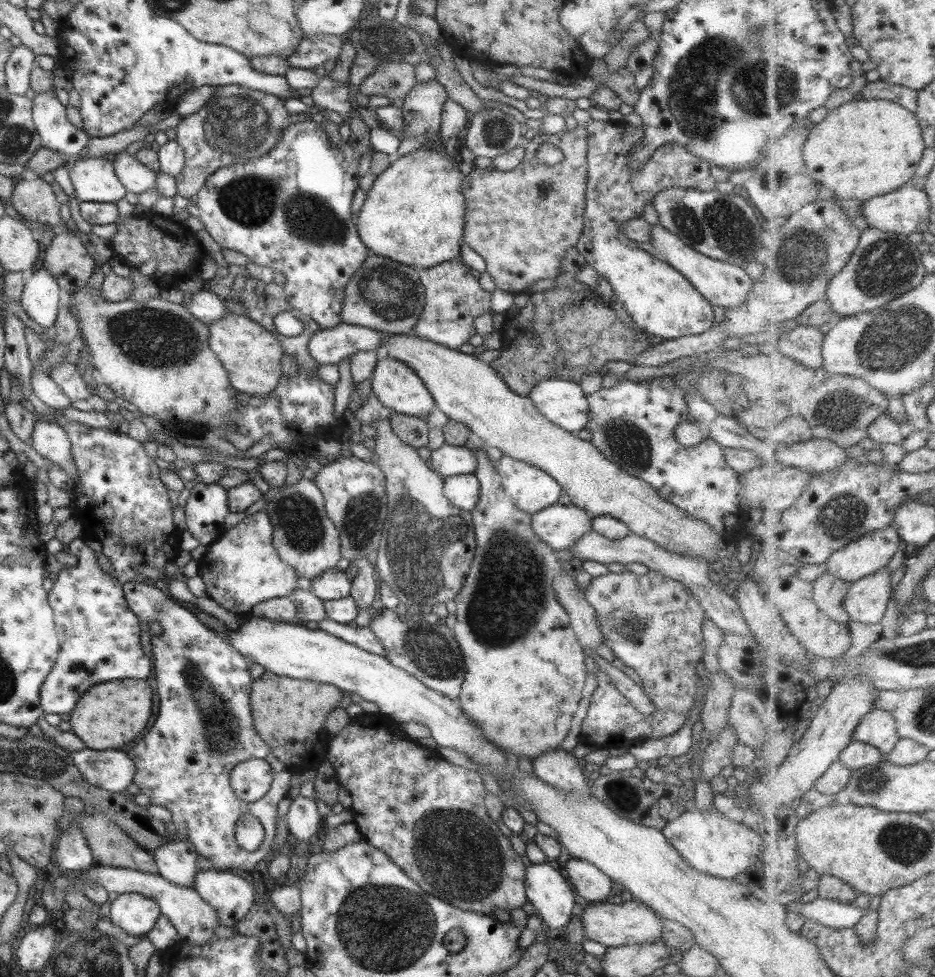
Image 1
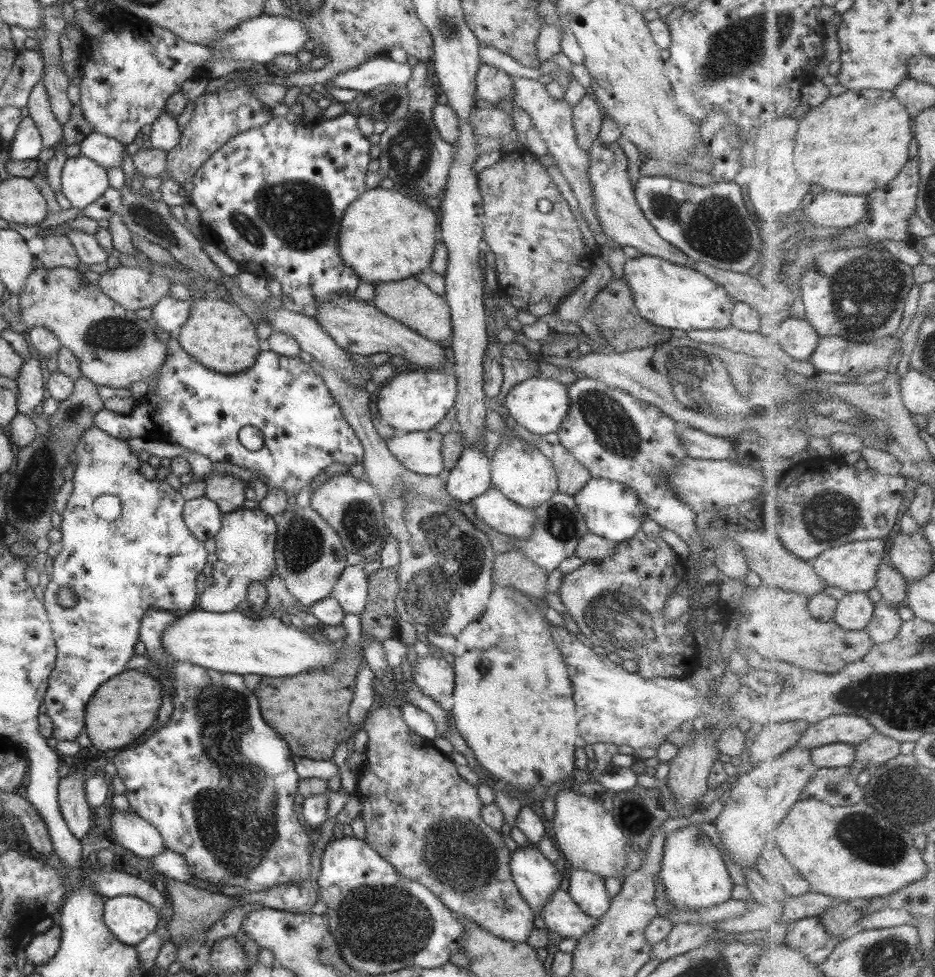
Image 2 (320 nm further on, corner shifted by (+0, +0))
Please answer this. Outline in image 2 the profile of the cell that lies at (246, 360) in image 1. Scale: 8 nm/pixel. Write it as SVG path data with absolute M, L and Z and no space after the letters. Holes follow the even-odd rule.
M188 299L189 314L180 326L178 344L198 364L216 373L235 374L252 368L263 344L257 340L255 324L234 302L223 299Z

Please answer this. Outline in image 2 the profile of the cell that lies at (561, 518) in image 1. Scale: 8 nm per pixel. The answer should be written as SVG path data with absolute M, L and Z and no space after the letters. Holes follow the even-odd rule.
M490 486L469 504L475 516L489 528L510 537L526 537L533 526L533 509L523 508Z

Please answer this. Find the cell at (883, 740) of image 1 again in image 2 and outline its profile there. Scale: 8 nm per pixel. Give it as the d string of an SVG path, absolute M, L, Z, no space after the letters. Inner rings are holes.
M833 715L810 724L797 745L813 749L835 743L856 745L873 737L875 730L864 715Z

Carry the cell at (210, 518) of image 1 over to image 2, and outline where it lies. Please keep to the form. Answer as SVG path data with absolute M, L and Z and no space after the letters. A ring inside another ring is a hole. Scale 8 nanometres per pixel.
M205 496L186 500L181 513L188 531L202 543L215 536L220 527L221 515L217 505Z

